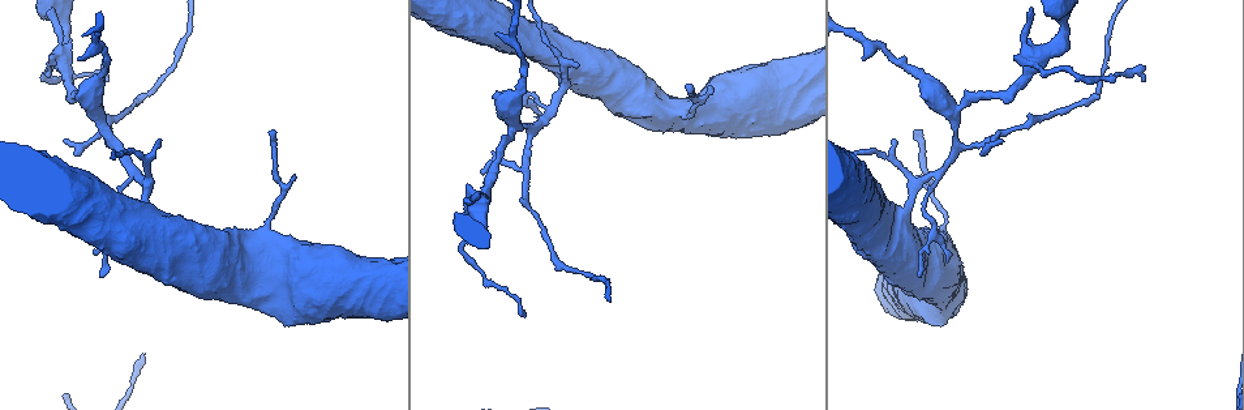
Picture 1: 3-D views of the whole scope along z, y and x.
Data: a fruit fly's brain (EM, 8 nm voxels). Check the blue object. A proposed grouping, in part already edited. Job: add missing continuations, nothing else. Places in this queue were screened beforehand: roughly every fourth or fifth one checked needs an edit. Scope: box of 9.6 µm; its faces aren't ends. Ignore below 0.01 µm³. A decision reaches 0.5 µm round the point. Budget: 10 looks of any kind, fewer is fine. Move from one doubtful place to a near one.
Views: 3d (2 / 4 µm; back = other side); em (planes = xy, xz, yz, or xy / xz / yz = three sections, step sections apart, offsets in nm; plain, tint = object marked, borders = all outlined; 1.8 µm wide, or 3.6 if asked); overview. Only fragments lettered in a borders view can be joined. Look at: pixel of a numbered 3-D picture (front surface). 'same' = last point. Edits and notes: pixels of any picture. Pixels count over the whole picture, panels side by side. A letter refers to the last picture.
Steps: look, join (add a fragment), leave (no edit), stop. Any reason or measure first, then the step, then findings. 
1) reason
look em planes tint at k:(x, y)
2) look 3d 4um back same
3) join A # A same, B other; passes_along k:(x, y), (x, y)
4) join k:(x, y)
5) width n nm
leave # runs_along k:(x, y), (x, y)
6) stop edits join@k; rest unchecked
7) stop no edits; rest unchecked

branch stops here
look 3d 4um at 1:(537, 117)

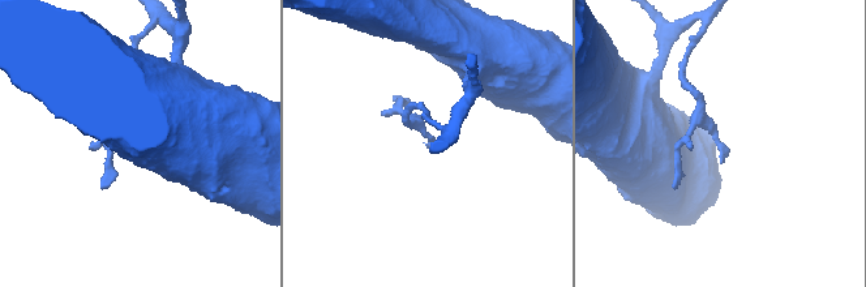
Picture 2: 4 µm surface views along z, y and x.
look em 3.6um planes plain at 2:(429, 146)

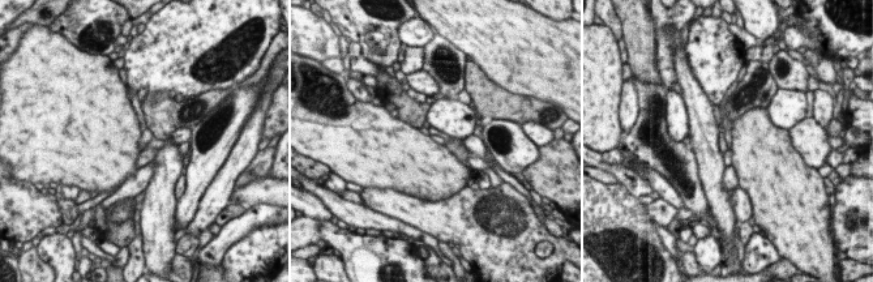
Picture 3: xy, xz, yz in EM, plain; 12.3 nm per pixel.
look em 3.6um planes borders same

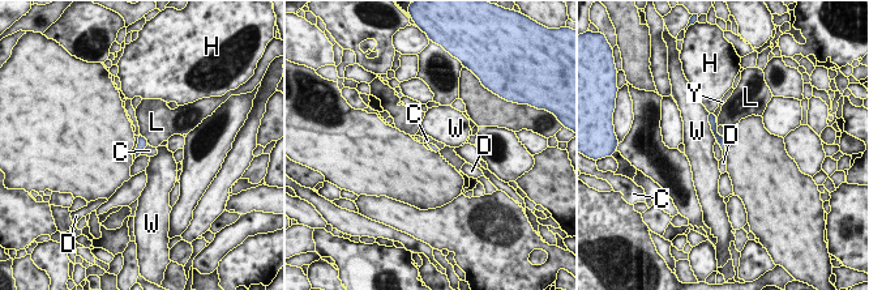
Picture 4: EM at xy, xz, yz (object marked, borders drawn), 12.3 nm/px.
leave # C other, D other, H other, L other, W other, Y other; border 4:(716, 141), (723, 156); no lettered fragment goes on from it

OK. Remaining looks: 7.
thin end
look em planes borders at 1:(80, 58)

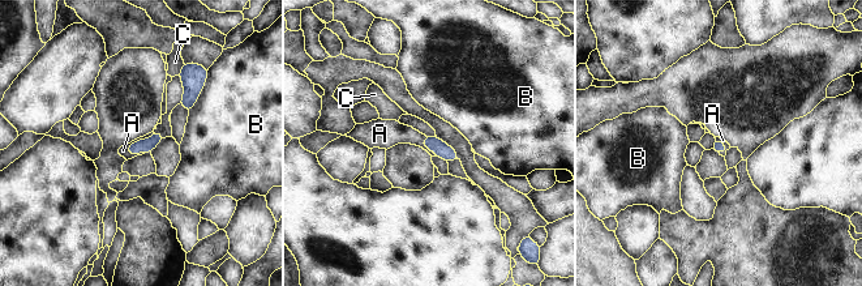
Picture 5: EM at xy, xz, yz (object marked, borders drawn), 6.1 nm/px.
width 80 nm
join 5:(123, 150) # A same, B other, C other; passes_along 5:(148, 145), (140, 140), (123, 150); the neuron continues

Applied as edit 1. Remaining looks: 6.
look overview

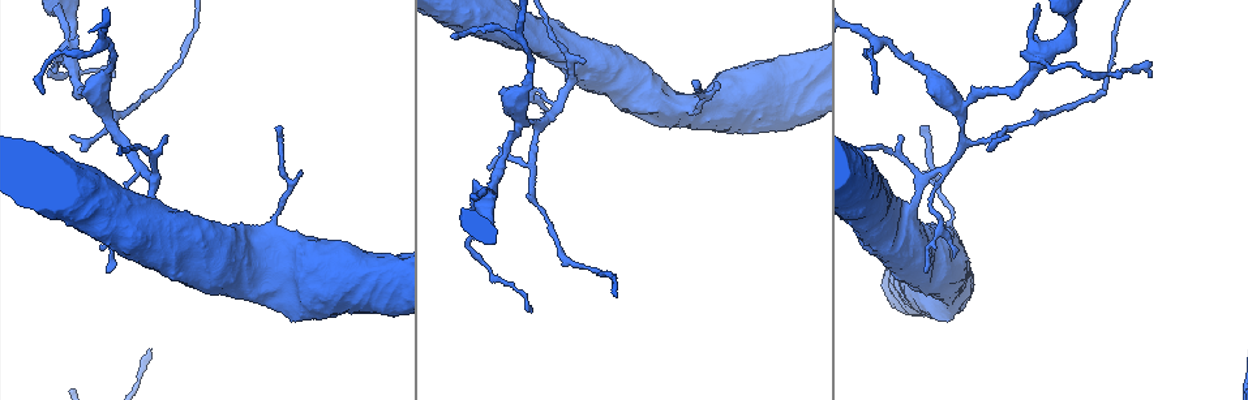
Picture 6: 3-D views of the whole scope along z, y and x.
look em yz step 4 borders at 6:(1149, 77)

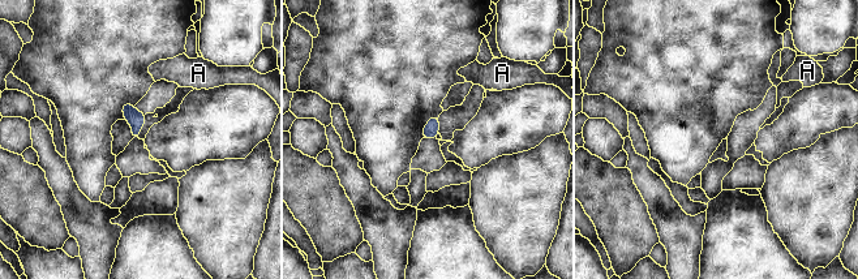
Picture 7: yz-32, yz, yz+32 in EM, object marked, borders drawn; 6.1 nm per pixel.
another direction
look em planes borders same

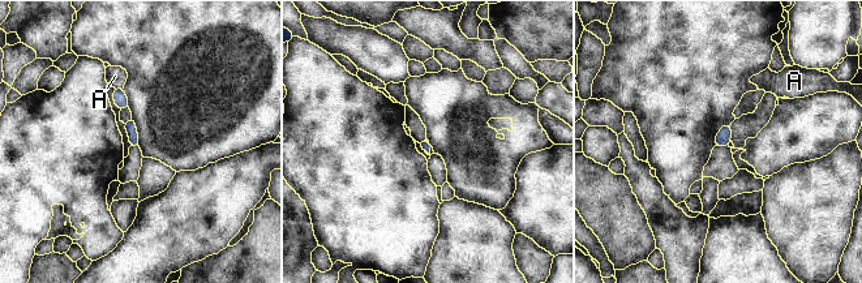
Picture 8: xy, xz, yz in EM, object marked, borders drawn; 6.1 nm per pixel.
leave # A other; border 8:(114, 86), (123, 88); no lettered fragment goes on from it

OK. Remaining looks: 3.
stop edits join@5; rest unchecked

